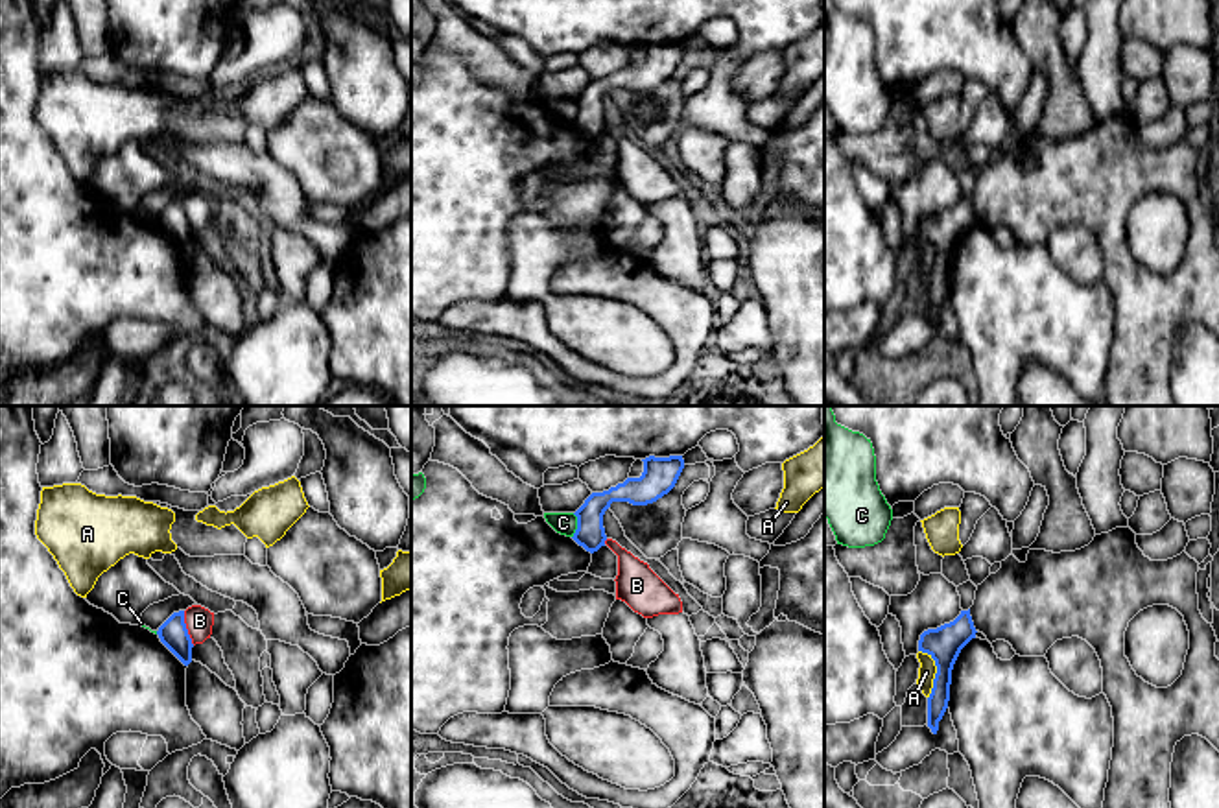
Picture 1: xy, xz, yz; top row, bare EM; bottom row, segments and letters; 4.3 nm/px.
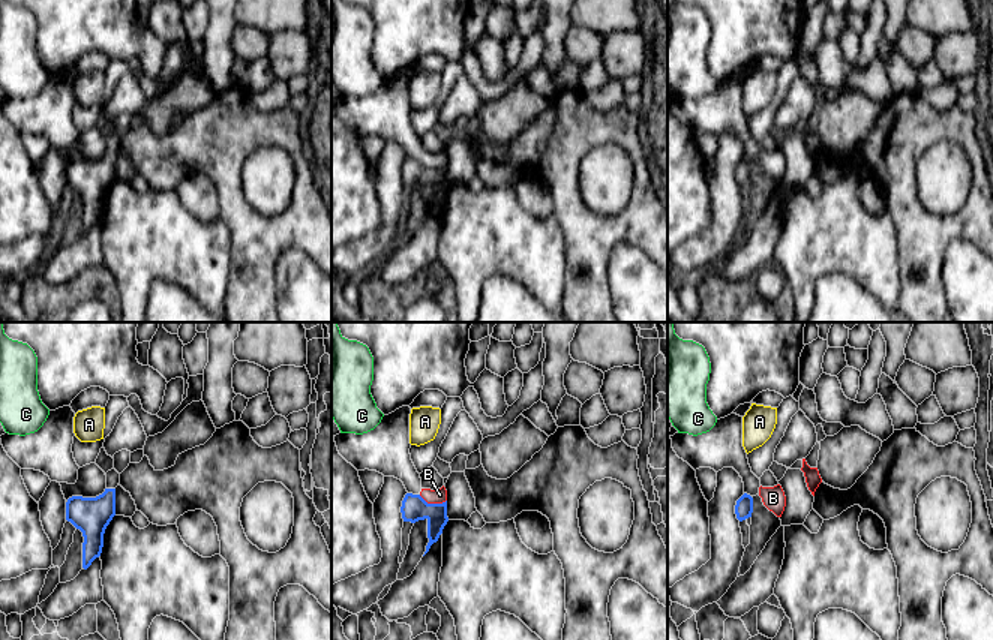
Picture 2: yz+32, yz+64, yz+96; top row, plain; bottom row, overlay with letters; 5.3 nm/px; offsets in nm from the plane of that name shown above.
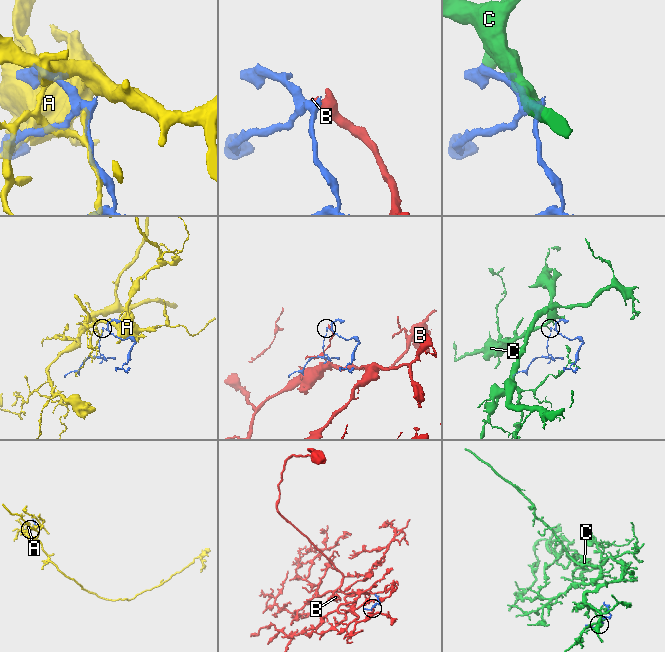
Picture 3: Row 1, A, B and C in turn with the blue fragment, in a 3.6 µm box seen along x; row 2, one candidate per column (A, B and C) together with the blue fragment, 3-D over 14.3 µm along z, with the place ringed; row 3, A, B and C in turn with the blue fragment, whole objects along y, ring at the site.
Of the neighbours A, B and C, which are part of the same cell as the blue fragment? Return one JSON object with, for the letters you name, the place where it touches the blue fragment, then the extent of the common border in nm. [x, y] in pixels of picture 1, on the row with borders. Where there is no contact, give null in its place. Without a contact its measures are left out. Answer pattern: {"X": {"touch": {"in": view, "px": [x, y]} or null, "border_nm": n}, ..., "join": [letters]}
{"join": []}

